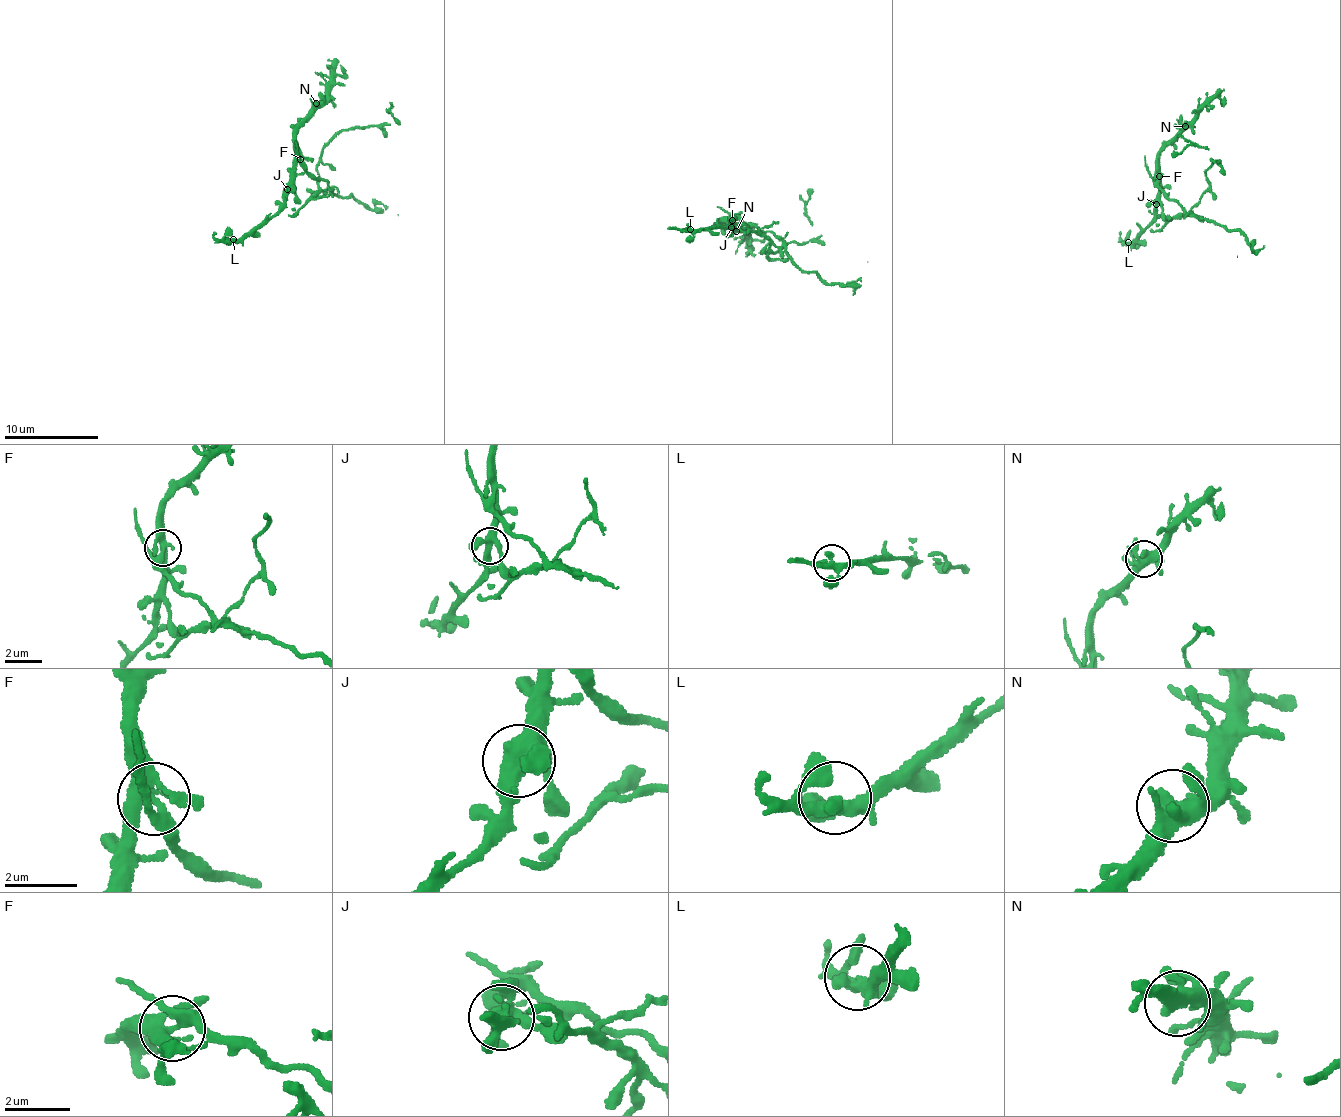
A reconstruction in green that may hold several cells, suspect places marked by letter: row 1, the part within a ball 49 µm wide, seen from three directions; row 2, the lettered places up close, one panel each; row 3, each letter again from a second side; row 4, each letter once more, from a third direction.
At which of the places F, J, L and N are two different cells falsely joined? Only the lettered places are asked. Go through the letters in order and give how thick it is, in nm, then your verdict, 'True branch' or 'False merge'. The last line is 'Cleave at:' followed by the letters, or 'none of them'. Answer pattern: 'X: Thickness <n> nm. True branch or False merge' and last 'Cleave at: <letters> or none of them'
F: Thickness 360 nm. False merge
J: Thickness 400 nm. True branch
L: Thickness 300 nm. True branch
N: Thickness 400 nm. True branch
Cleave at: F

